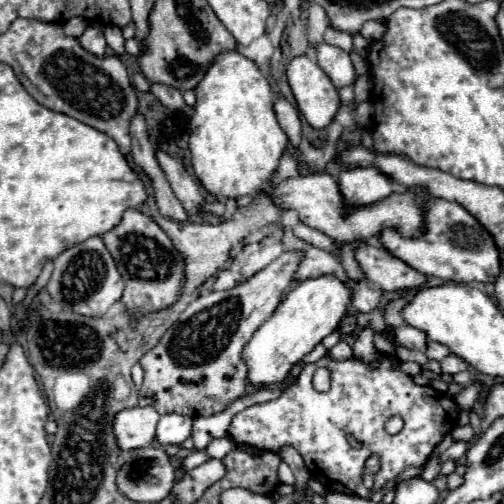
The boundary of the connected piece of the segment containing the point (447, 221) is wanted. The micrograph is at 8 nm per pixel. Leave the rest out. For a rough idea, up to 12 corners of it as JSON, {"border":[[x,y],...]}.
{"border":[[432,198],[424,234],[380,242],[422,274],[496,280],[494,240],[466,208]]}

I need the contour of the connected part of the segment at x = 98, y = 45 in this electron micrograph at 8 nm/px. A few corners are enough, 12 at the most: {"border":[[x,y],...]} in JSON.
{"border":[[88,26],[78,40],[84,50],[104,56],[102,30]]}

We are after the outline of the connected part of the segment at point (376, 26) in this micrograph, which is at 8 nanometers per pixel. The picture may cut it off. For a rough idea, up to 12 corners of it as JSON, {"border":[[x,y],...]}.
{"border":[[378,20],[366,22],[362,36],[366,40],[380,40],[386,24]]}

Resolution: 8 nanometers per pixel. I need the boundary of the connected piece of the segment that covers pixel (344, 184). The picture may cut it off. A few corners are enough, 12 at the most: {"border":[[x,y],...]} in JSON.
{"border":[[374,168],[338,176],[346,206],[372,206],[392,194]]}

